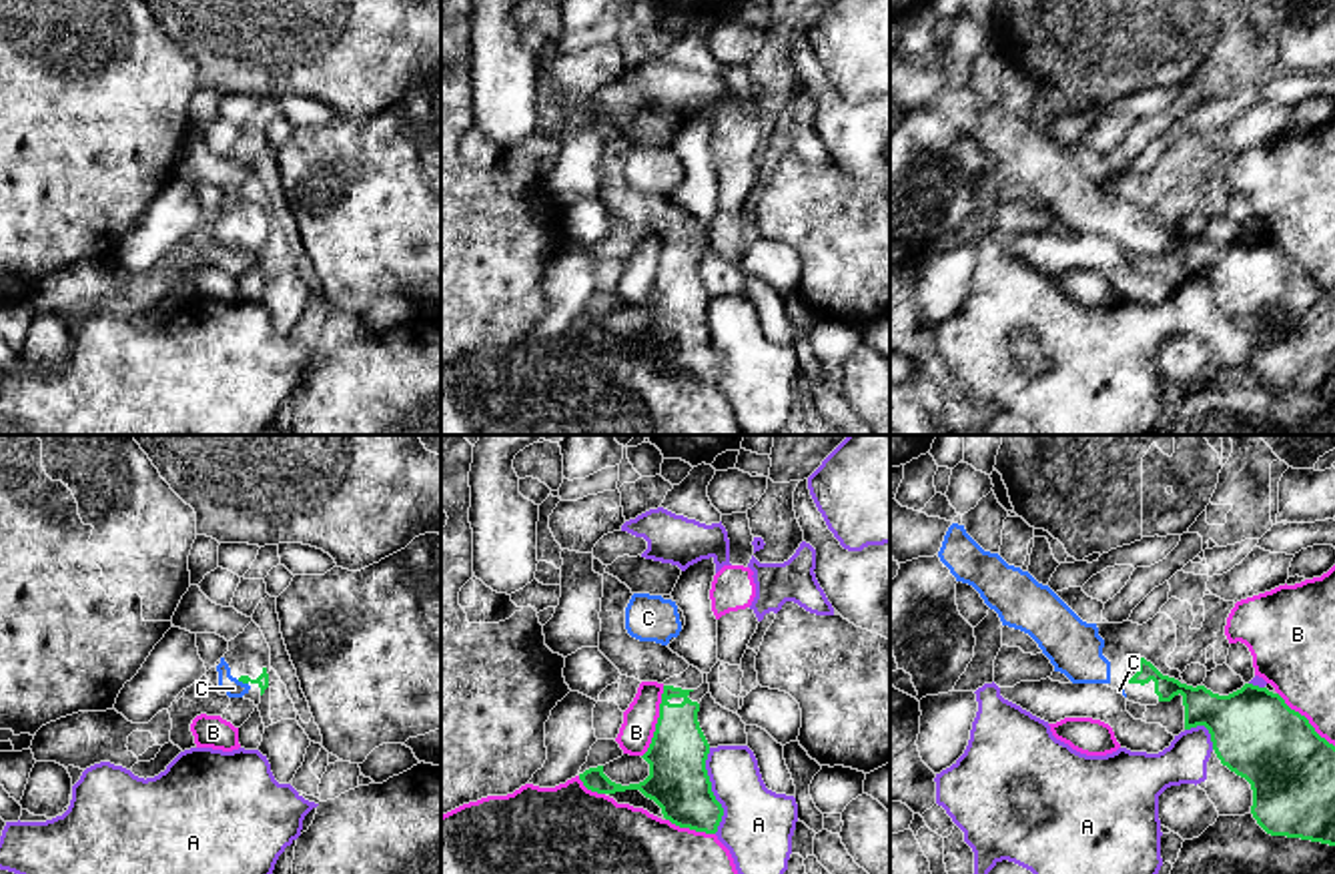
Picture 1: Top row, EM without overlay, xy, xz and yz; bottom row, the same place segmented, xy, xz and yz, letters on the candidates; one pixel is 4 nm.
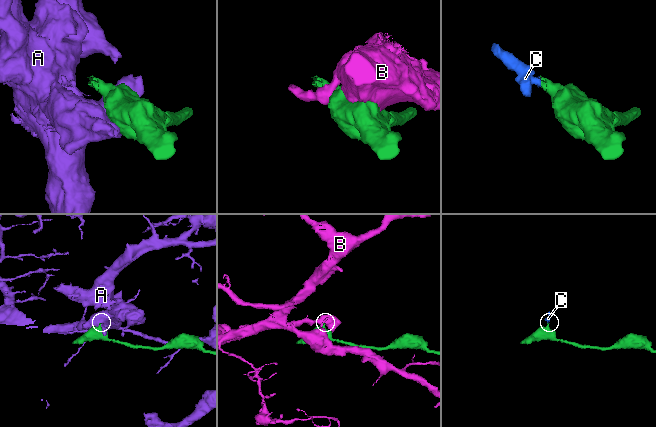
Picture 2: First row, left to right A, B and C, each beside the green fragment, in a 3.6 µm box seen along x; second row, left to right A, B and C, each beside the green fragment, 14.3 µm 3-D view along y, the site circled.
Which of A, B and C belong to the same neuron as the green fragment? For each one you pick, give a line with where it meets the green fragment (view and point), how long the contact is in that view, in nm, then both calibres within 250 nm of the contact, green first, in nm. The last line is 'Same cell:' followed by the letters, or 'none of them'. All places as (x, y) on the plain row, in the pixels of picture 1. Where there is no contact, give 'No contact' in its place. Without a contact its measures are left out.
C: Touches green at xy (243, 233). Shared border 50 nm. Thickness 50 nm (green) against 70 nm
Same cell: C

